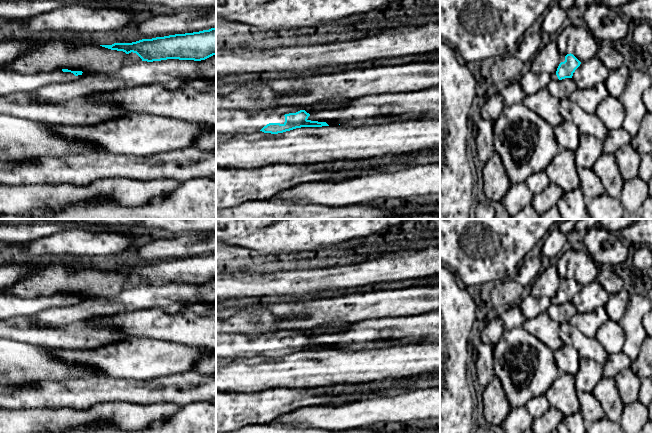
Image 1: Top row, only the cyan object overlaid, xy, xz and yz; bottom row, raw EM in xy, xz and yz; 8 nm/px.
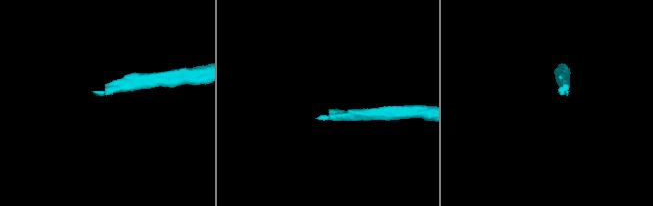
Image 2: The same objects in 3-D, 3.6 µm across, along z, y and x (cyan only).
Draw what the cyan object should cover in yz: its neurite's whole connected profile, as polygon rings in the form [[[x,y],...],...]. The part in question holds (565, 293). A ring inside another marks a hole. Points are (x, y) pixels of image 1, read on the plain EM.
[[[560,278],[560,288],[557,295],[551,299],[552,304],[562,304],[572,302],[575,294],[580,290],[581,286],[573,278]]]

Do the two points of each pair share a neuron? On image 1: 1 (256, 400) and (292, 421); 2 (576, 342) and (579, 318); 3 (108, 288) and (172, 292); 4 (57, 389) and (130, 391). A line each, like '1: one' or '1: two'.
1: two
2: two
3: two
4: one

